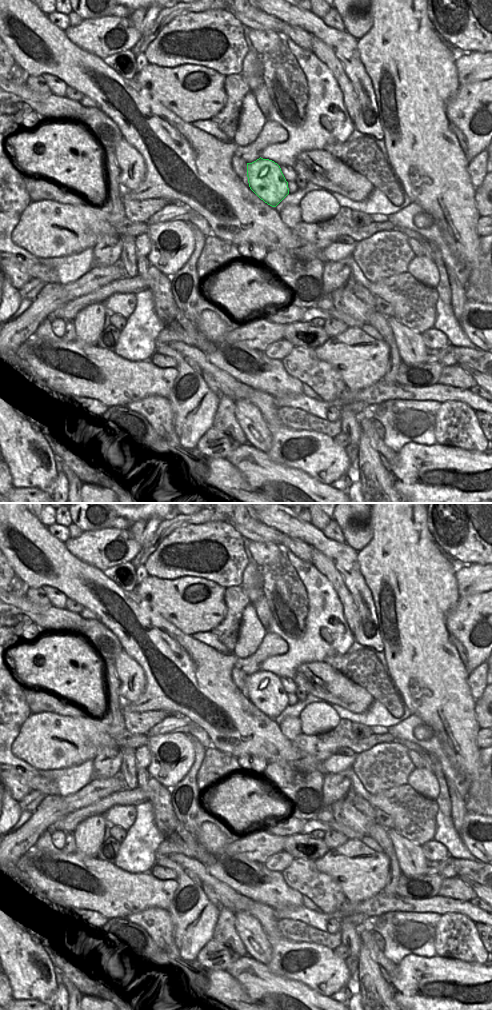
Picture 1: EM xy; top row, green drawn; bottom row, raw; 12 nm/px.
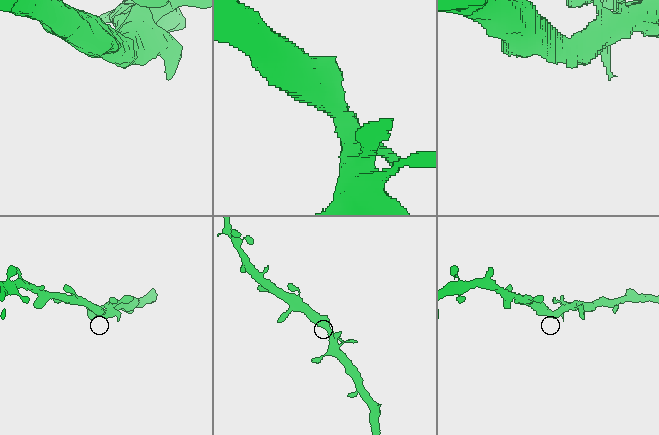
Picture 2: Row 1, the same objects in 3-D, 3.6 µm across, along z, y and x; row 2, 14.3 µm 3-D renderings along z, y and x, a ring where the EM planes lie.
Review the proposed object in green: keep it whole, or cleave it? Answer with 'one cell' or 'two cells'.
one cell

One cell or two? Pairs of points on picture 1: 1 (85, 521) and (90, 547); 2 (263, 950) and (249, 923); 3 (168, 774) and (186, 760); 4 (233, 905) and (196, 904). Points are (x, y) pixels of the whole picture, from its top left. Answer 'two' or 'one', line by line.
1: two
2: one
3: one
4: two

